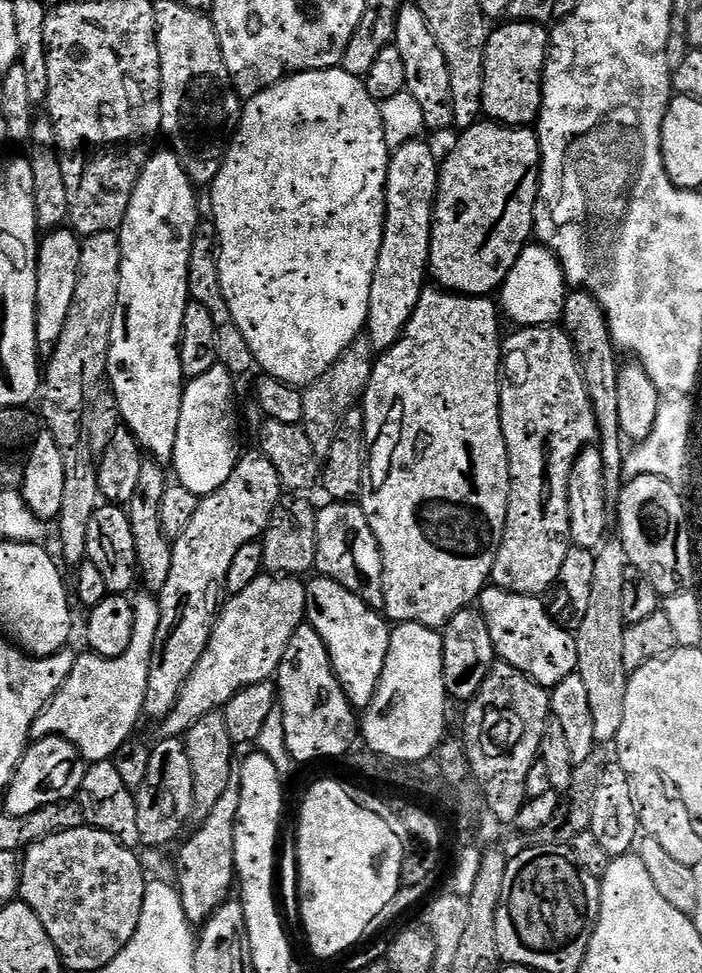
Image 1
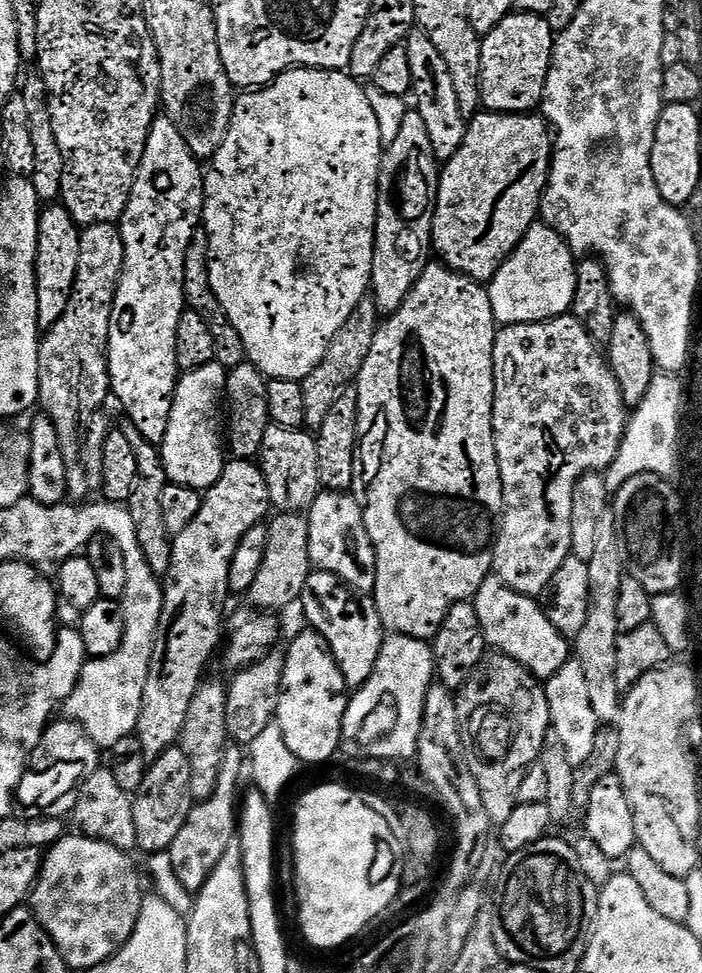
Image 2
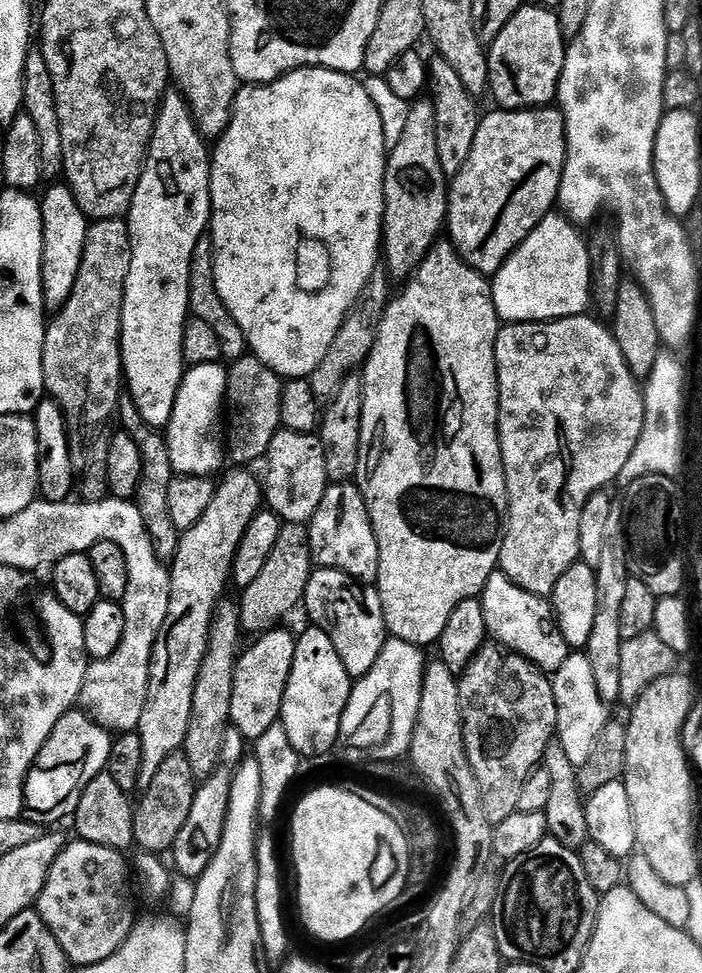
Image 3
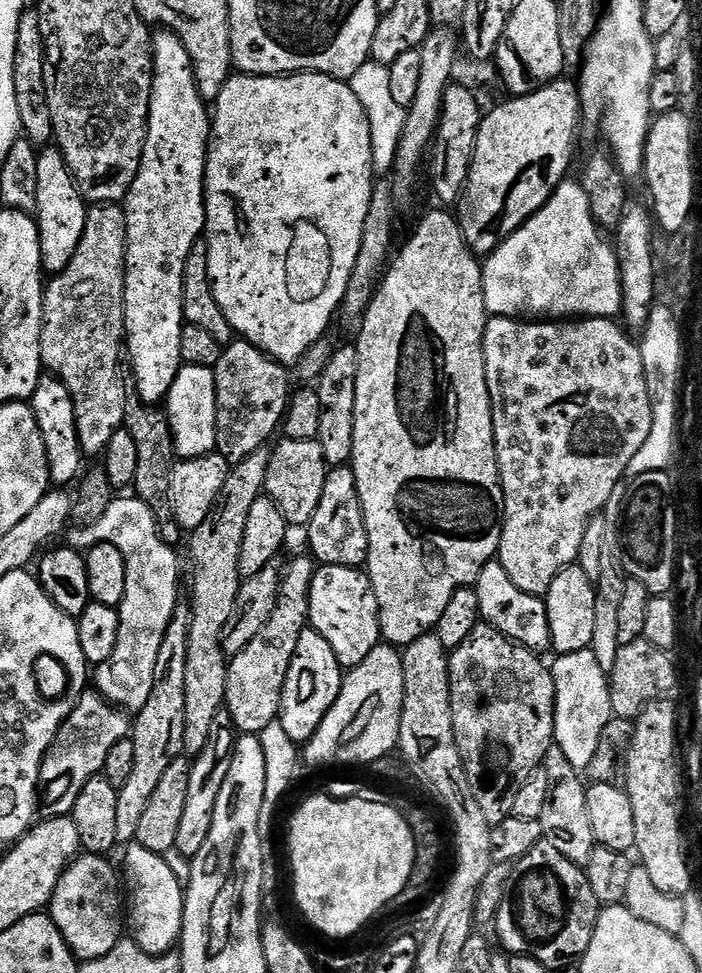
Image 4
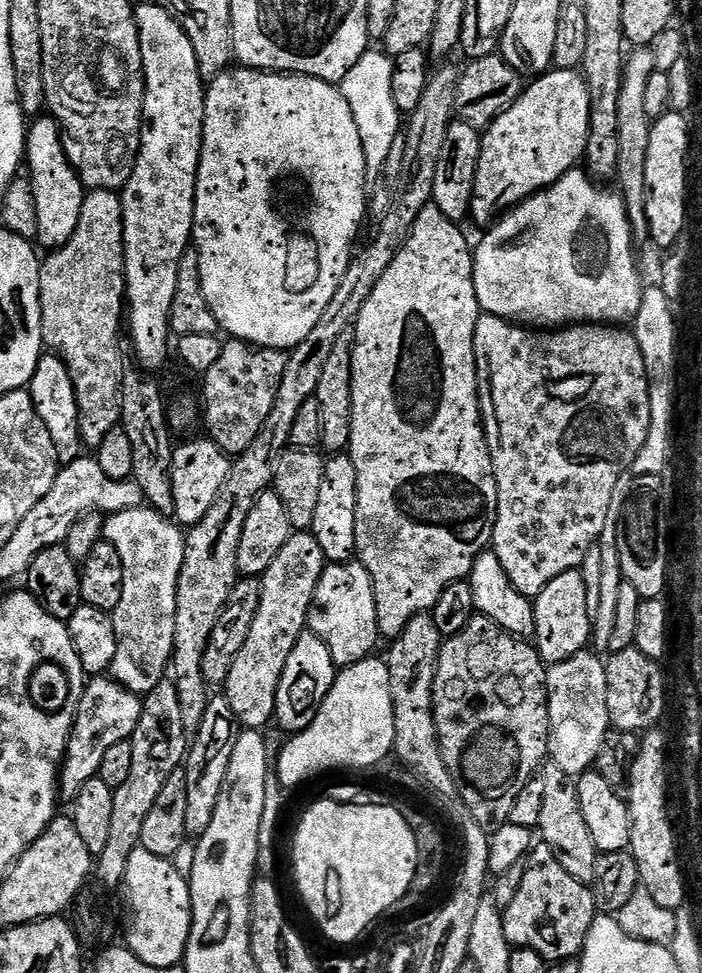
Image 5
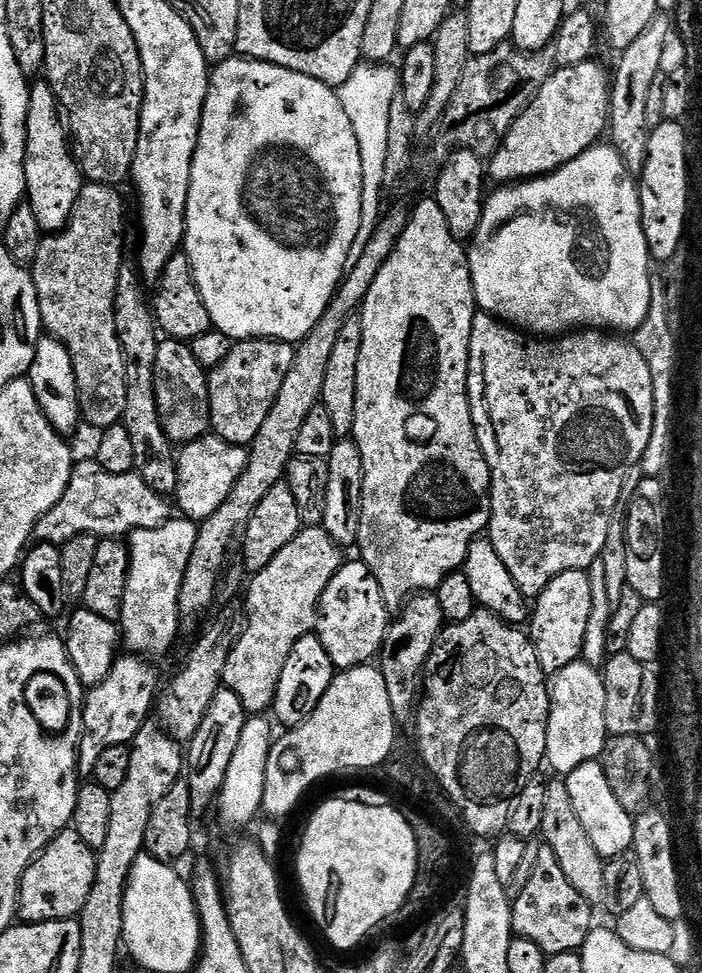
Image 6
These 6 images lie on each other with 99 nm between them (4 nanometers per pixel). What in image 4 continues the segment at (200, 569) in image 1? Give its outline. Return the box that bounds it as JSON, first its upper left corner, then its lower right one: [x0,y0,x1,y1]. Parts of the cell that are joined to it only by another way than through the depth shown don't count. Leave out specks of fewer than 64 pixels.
[116,607,190,842]

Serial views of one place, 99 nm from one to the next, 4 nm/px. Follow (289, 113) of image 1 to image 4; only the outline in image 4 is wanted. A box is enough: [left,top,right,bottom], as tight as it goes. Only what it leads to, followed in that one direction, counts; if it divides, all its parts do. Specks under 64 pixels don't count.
[203,72,373,366]

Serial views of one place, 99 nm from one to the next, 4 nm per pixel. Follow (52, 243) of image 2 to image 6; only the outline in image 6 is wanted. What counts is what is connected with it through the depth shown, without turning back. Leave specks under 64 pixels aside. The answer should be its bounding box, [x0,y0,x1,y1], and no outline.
[24,82,82,234]

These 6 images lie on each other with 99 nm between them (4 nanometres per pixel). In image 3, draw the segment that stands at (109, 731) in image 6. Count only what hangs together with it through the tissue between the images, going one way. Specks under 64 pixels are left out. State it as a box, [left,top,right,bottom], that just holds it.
[24,710,113,826]

